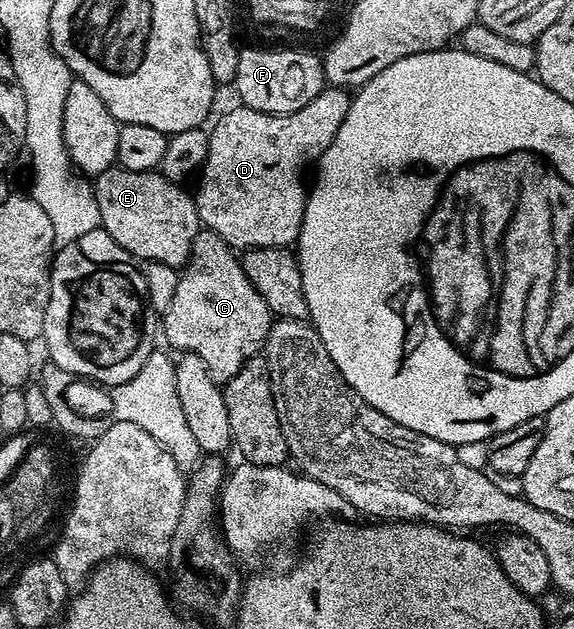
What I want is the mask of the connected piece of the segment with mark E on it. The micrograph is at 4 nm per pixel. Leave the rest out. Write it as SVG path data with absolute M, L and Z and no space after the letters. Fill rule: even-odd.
M120 167L96 174L92 187L95 203L99 203L100 228L105 229L107 235L111 235L111 239L123 247L123 251L141 263L154 261L176 270L187 264L191 255L191 243L195 243L195 235L203 228L197 214L197 202L188 188L171 183L159 171L127 171Z

